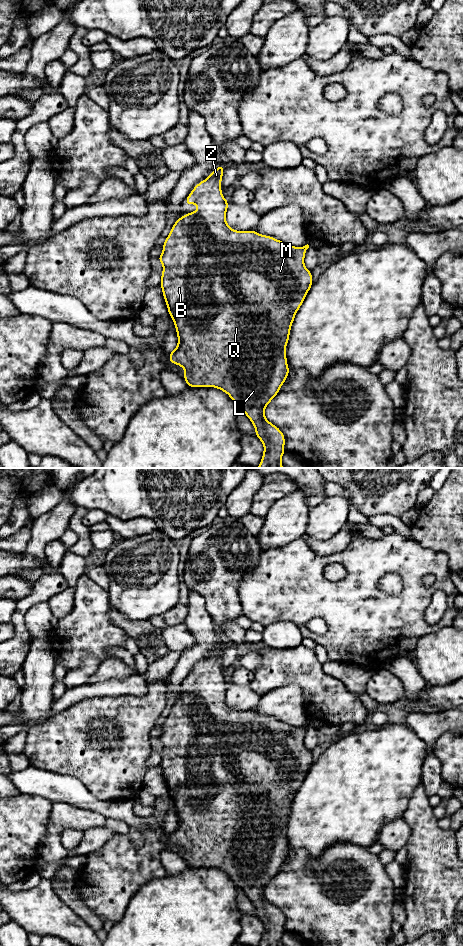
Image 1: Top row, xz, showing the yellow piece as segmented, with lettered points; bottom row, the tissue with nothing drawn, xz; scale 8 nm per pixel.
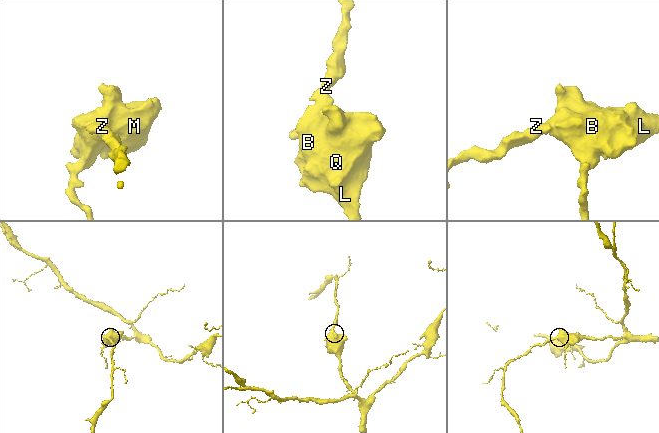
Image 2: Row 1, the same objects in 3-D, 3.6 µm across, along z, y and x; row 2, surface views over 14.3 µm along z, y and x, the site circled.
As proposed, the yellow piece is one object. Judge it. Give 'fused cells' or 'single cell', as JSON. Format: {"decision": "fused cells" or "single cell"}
{"decision": "single cell"}

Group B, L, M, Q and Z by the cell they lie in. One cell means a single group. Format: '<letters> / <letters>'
B L M Q Z

